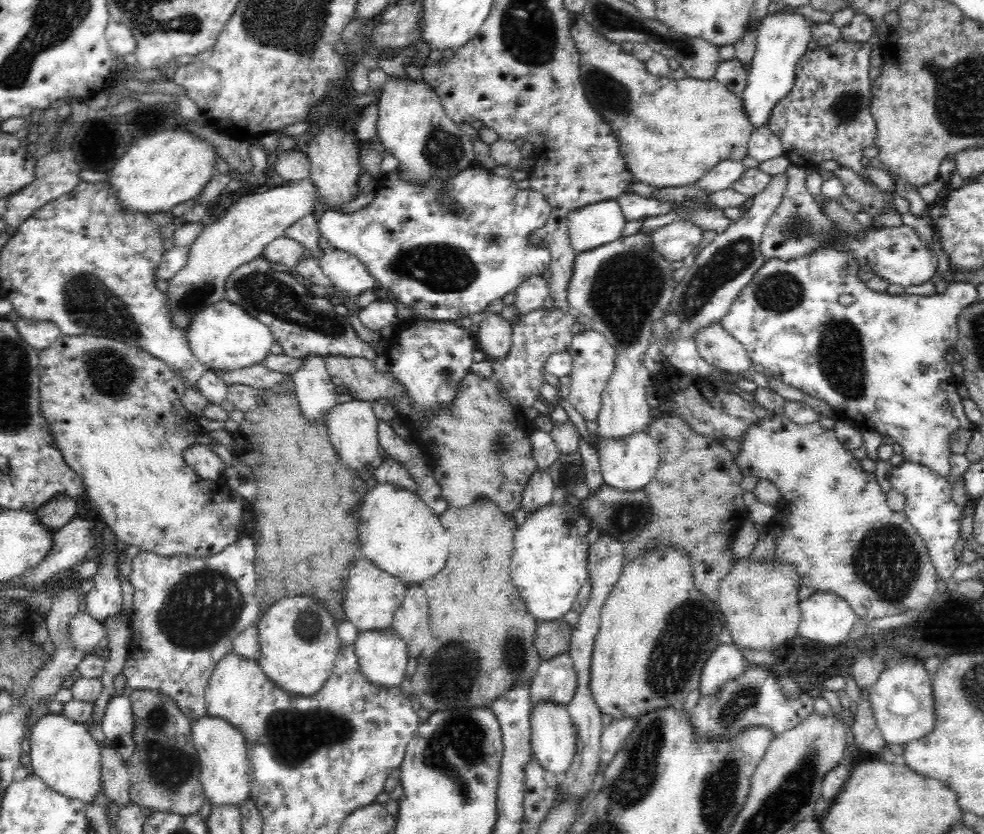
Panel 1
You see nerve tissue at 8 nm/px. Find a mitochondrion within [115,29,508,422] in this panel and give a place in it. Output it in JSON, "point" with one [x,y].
{"point":[261,291]}

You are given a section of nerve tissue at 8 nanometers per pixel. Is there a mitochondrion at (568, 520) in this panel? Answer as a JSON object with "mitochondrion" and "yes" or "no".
{"mitochondrion":"yes"}

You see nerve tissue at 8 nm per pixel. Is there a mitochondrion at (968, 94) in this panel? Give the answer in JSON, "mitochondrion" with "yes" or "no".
{"mitochondrion":"yes"}

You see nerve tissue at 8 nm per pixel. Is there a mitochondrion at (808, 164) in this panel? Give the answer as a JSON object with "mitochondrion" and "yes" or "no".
{"mitochondrion":"no"}

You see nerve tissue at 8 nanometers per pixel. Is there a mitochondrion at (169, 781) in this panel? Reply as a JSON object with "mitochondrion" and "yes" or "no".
{"mitochondrion":"yes"}

